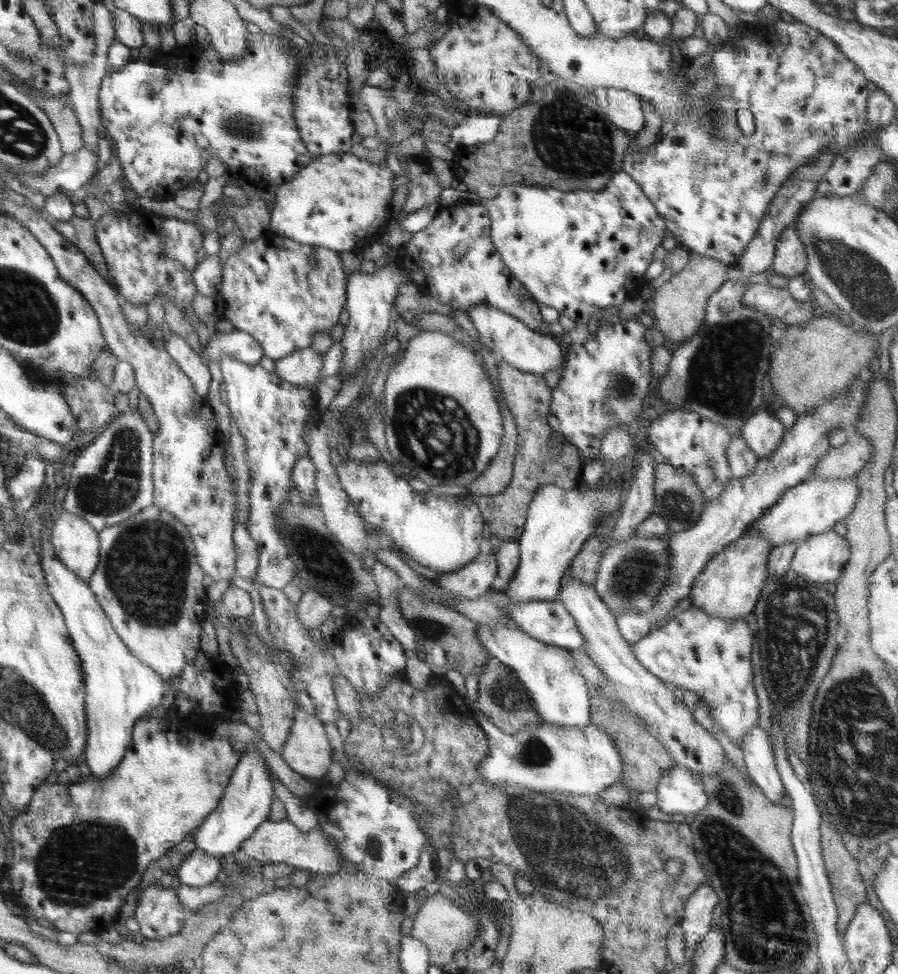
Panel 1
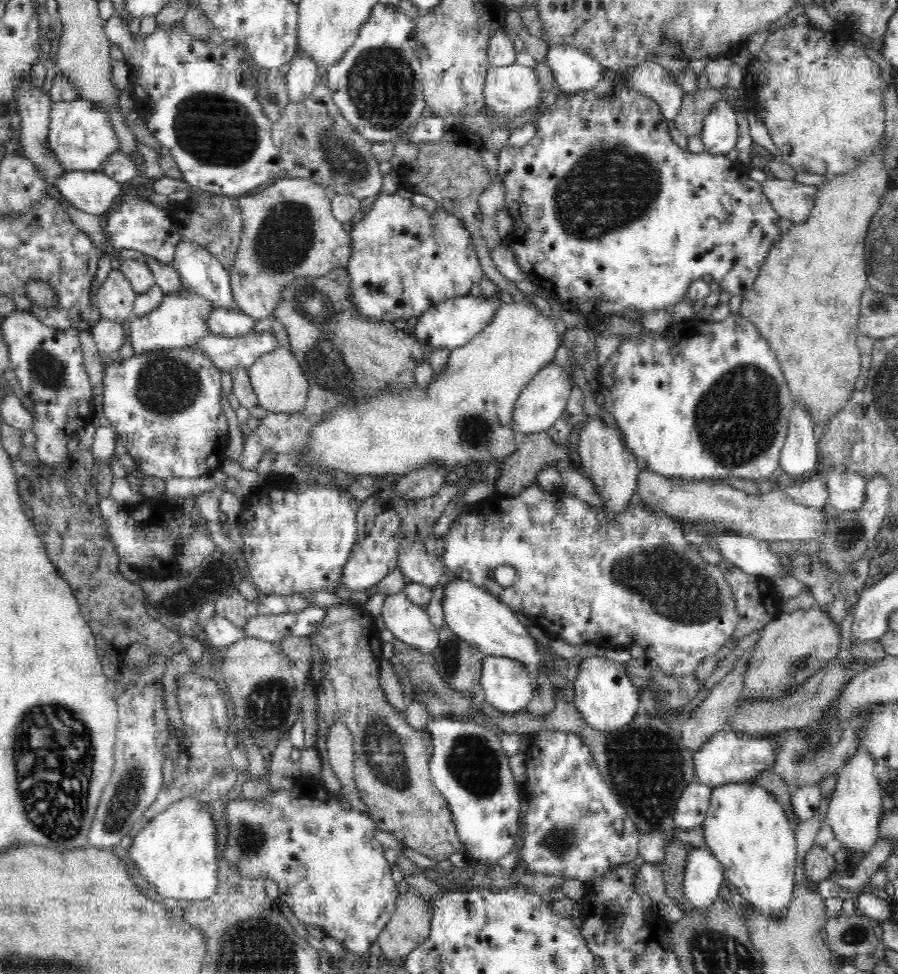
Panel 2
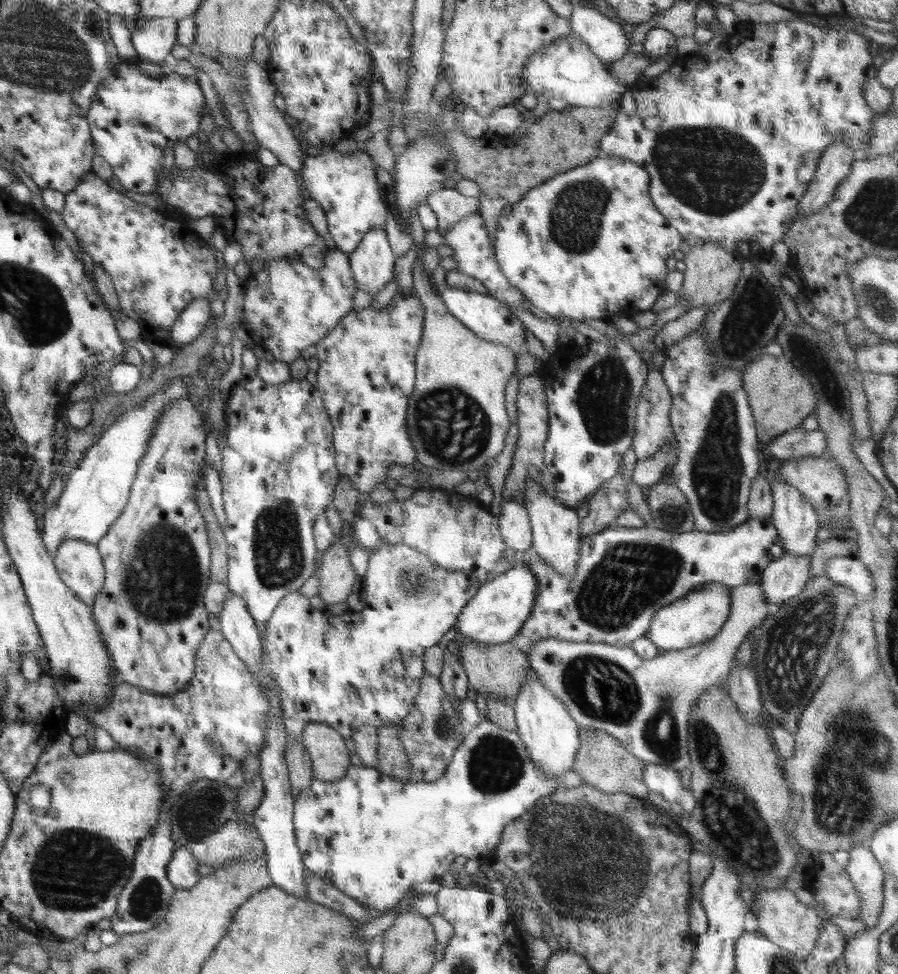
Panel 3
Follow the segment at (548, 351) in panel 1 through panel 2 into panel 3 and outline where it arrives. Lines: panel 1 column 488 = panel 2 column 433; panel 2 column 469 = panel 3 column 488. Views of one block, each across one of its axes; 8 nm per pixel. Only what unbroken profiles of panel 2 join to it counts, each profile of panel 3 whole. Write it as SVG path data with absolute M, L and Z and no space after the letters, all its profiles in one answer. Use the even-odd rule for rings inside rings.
M446 286L440 296L450 314L478 335L478 338L482 337L488 342L494 342L494 344L504 344L514 352L515 356L524 353L524 349L522 349L522 344L524 344L523 322L512 314L506 303L499 302L487 294L470 292L470 290L466 292L462 288L453 286Z

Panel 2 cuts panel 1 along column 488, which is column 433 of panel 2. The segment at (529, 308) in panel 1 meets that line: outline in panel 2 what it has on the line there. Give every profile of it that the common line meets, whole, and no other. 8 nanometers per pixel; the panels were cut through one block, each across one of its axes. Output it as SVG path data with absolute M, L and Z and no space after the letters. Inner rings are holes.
M380 192L377 195L371 210L353 221L350 233L352 257L346 270L352 280L351 302L358 313L365 318L393 323L399 318L418 318L436 303L470 295L472 286L480 284L483 271L472 235L468 235L463 219L456 218L443 207L430 215L428 210L414 206L410 199L397 193Z

